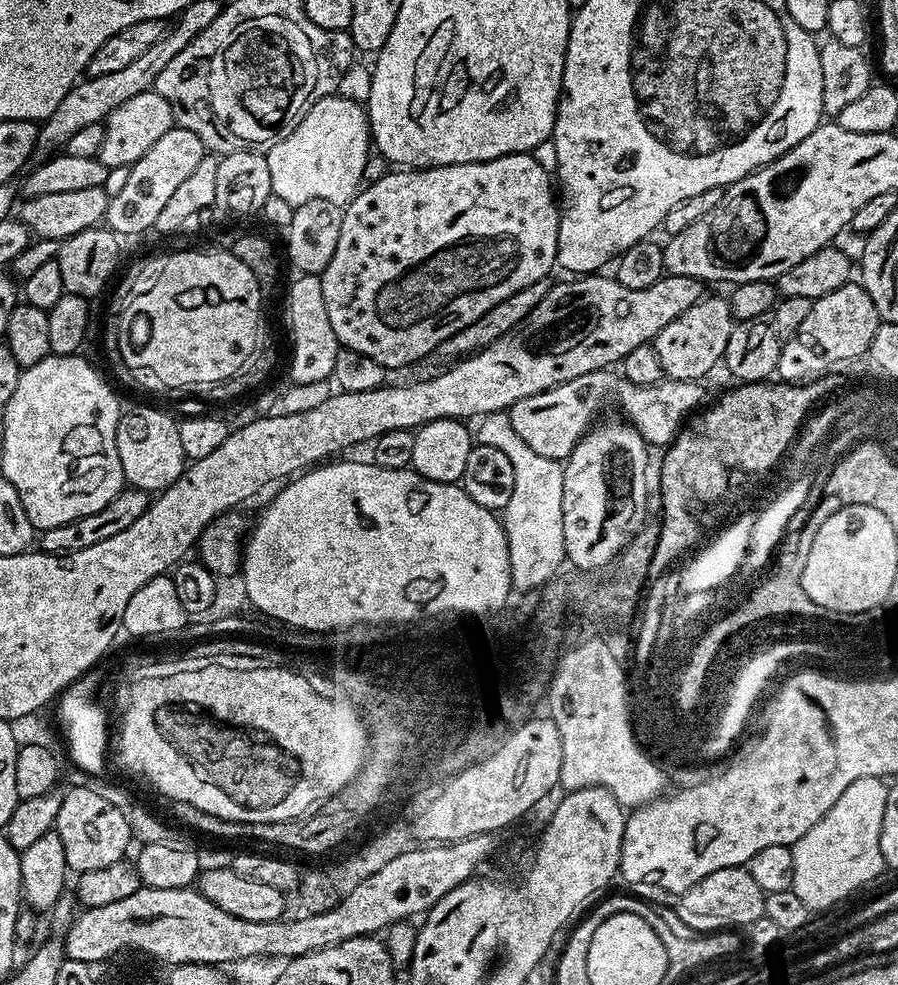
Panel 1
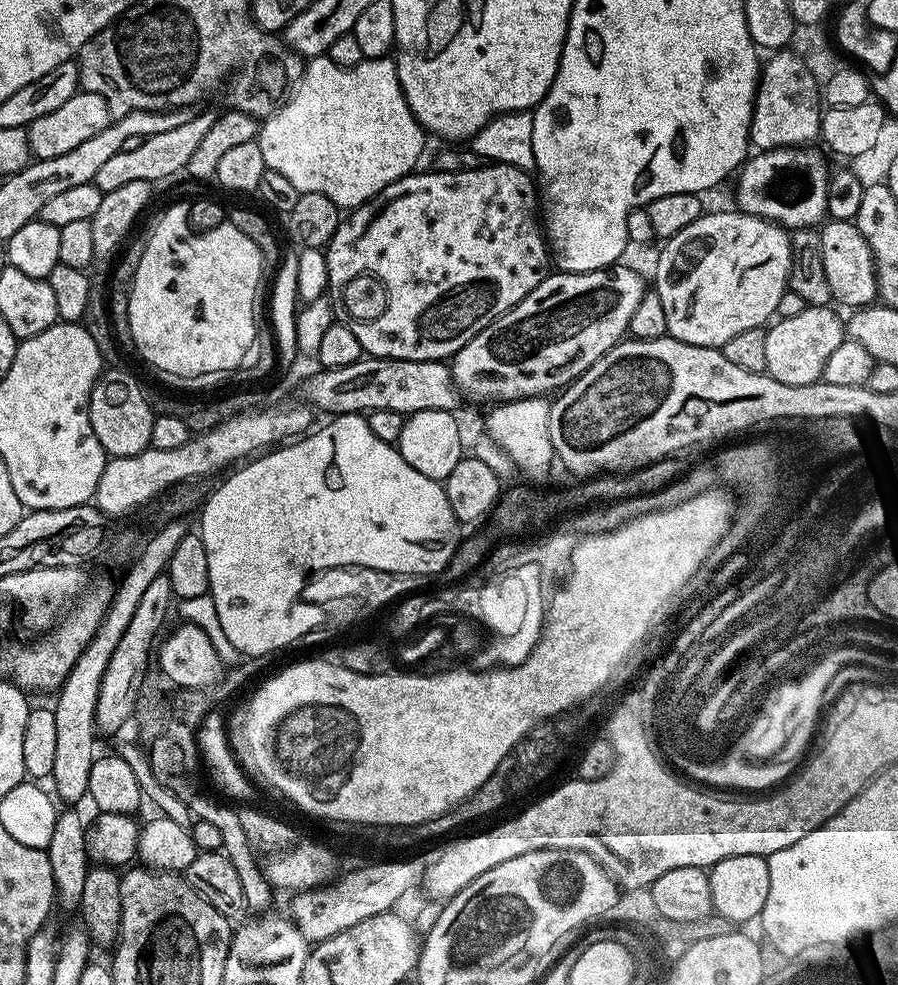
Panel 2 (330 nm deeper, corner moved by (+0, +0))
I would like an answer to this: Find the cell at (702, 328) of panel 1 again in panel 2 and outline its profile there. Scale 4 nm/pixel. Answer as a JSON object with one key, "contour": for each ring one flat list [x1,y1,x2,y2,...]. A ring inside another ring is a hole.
{"contour":[[739,210,731,211,705,211,697,220,690,222,690,226,686,226,686,230,678,230,678,234,674,234,670,239,663,241,660,248,658,272,654,279,654,291,658,294,658,298,662,298,662,310,666,310,668,335,674,337,675,340,686,342,690,346,723,349,724,344,730,342,730,338,734,338,734,334,742,334,742,330,767,325,776,316,778,298,782,298,782,294,789,291,788,279,792,277,792,262,794,259,794,247,792,248,792,240,788,237,791,235,772,220,763,220,761,216,751,216]]}

